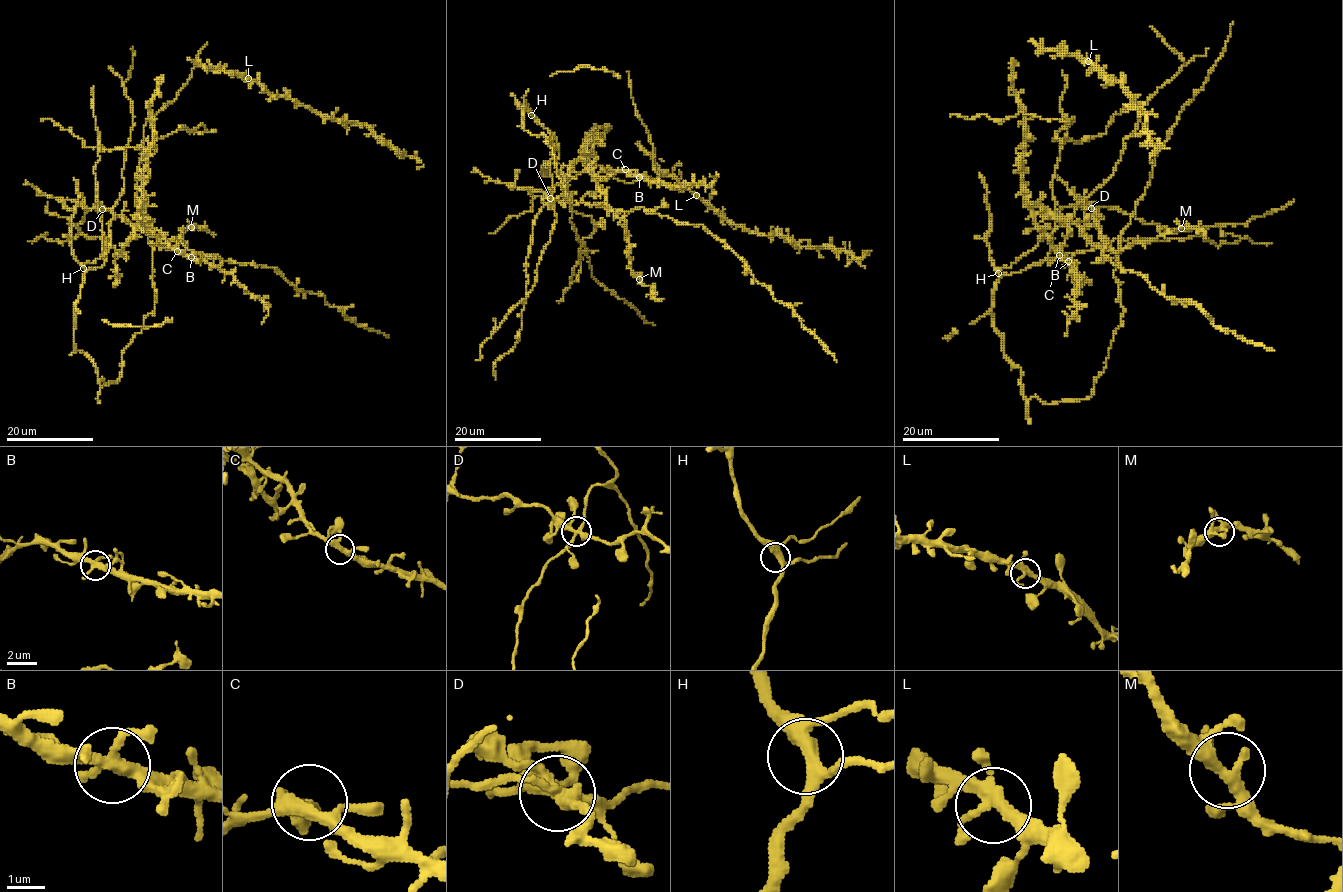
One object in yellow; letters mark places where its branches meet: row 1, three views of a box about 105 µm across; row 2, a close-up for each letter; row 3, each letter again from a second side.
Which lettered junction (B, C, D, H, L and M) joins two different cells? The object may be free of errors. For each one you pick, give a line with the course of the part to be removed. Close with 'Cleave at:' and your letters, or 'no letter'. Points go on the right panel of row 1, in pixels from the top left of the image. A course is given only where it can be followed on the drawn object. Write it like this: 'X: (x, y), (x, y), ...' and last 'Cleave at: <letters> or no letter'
D: (1091, 207), (1107, 244), (1102, 254), (1114, 265), (1138, 272), (1168, 299), (1194, 302), (1222, 330), (1273, 350)
Cleave at: D

